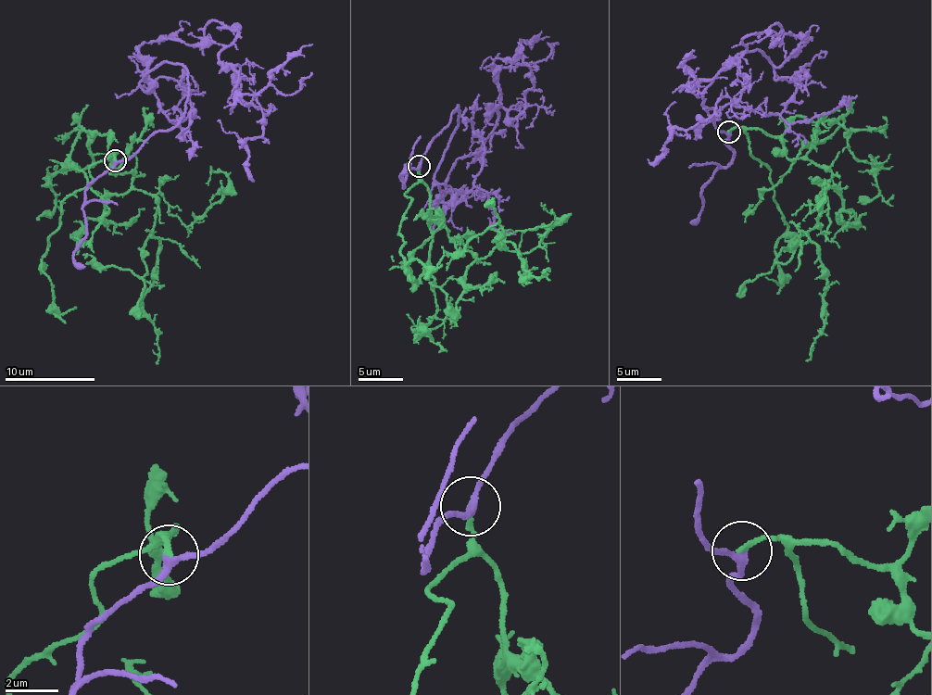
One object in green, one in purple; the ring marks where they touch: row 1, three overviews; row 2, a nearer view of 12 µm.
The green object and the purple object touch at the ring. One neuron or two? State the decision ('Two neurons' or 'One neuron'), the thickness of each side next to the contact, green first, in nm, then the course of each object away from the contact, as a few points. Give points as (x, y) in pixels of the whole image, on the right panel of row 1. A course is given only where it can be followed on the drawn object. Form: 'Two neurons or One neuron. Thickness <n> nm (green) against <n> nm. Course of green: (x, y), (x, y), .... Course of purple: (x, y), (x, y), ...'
One neuron. Thickness 180 nm (green) against 200 nm. Course of green: (728, 131), (772, 134), (789, 159), (831, 174), (819, 221), (806, 233), (825, 280), (821, 328), (805, 361). Course of purple: (728, 131), (703, 89), (744, 53), (777, 67), (799, 35), (749, 35), (710, 118), (647, 158)

